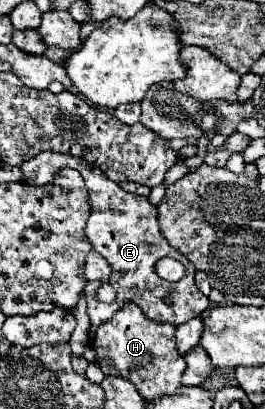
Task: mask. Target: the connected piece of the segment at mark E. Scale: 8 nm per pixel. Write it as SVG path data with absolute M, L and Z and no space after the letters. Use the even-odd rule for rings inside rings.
M39 153L39 157L25 161L21 165L23 171L23 183L27 185L49 185L49 181L55 179L55 175L65 169L77 169L85 181L87 193L89 193L89 205L91 205L91 215L87 219L85 225L85 233L93 245L93 249L97 253L101 253L113 273L109 283L113 285L113 289L117 291L117 297L113 303L101 303L97 299L97 289L99 289L99 281L89 281L87 289L85 289L85 299L87 299L87 313L91 317L91 333L95 331L97 325L101 325L103 321L109 321L109 317L121 309L121 305L125 301L133 301L135 305L141 307L141 311L145 313L145 317L157 321L157 323L185 323L187 319L197 317L199 313L203 313L209 307L209 297L203 295L197 287L195 287L195 267L191 265L191 261L187 261L187 257L183 253L179 253L177 249L173 249L167 239L161 235L159 225L157 225L157 205L153 205L149 201L149 197L141 197L141 195L133 195L123 191L115 181L107 179L107 175L83 161L81 157L73 157L73 155L61 155L61 153ZM161 257L173 257L173 259L183 259L183 265L187 269L185 277L177 283L165 281L155 273L155 263Z

